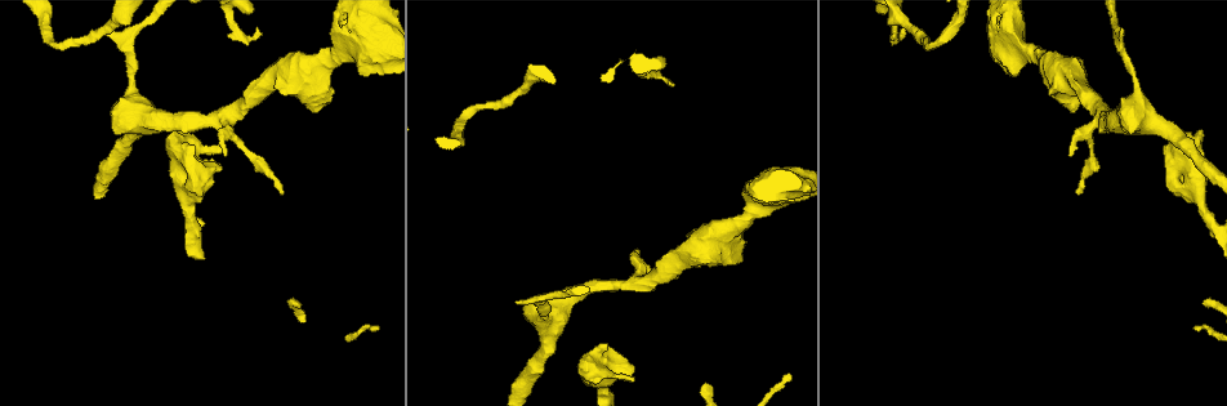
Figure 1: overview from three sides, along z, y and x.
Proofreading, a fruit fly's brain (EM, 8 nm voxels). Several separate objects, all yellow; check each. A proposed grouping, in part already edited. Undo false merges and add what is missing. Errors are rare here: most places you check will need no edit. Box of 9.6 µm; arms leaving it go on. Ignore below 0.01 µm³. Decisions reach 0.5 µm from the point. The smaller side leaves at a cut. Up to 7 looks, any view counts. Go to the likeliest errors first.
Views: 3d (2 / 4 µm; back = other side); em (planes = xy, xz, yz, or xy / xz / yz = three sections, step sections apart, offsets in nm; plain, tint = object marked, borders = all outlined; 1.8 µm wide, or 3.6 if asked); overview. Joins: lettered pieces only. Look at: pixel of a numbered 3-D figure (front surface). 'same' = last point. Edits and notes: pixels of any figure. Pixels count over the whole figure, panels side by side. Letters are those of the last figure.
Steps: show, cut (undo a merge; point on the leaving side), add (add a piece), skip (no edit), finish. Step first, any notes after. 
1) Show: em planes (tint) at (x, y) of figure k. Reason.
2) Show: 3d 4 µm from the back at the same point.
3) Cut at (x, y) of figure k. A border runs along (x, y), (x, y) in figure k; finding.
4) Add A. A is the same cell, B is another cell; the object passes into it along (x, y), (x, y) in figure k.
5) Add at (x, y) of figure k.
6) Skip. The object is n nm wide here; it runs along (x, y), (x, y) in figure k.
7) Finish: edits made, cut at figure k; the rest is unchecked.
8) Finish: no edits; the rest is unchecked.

Show: em xz step 4 (borders) at (258, 29) of figure 1. Thin end.

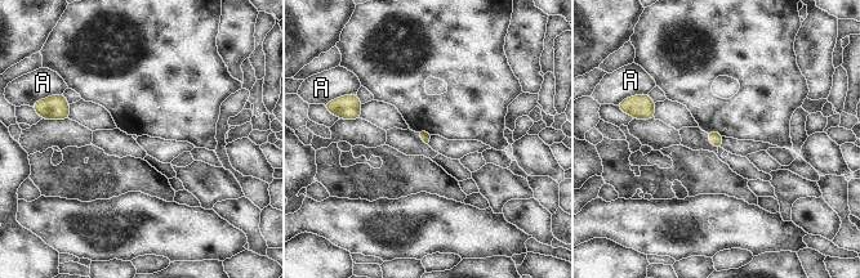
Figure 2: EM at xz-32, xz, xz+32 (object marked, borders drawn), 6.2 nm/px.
Skip. A is another cell; a border runs along (647, 93), (638, 95) in figure 2; none of them fits.

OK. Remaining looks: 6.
Show: 3d 4 µm at (1078, 192) of figure 1. Tapers out.

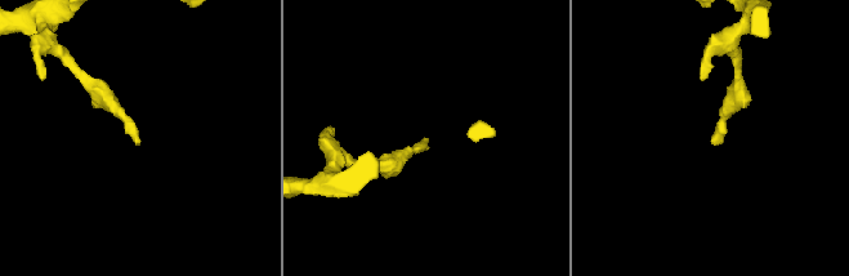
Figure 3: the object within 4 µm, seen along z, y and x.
Show: em planes (borders) at (138, 143) of figure 3.

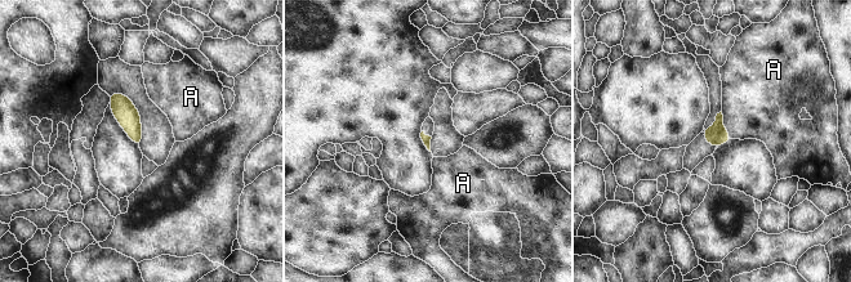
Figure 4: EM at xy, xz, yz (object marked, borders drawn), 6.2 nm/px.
Skip. A is another cell; a border runs along (721, 111), (723, 128), (733, 138) in figure 4; none of them fits.

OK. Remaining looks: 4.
Show: 3d 4 µm from the back at (192, 154) of figure 1. Thick end.

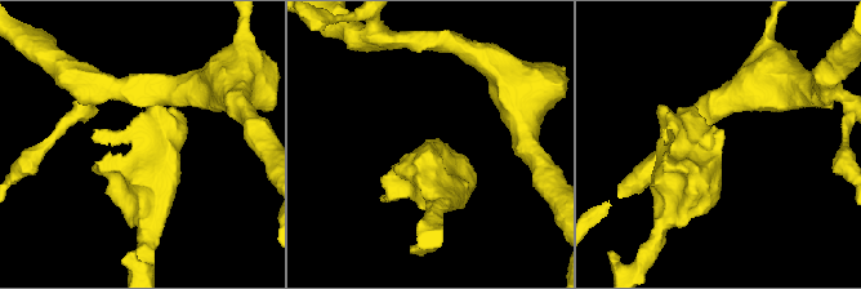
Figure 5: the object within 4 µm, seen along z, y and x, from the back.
Show: em 3.6 µm planes (tint) at (426, 140) of figure 5.

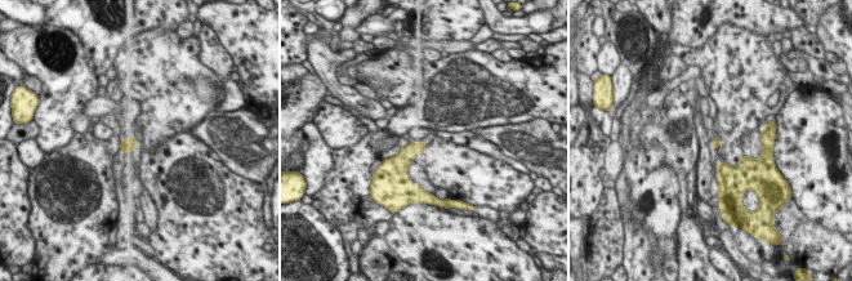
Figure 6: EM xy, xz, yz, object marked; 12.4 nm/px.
Show: em 3.6 µm planes (borders) at the same point. See the neighbours.

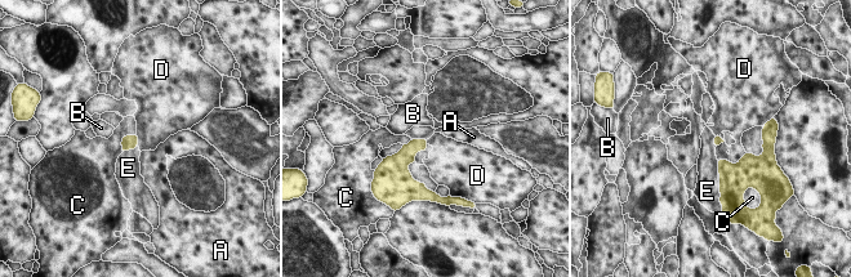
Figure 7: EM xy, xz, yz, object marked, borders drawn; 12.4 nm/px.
Skip. A, B, C, D and E are other cells; a border runs along (745, 152), (736, 162), (717, 159) in figure 7; none of them fits.

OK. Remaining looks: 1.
Finish: no edits; the rest is unchecked.

